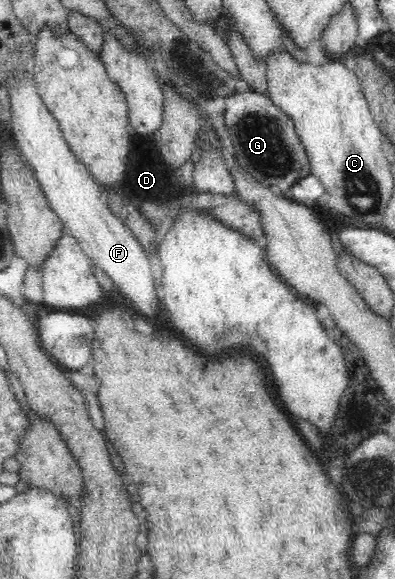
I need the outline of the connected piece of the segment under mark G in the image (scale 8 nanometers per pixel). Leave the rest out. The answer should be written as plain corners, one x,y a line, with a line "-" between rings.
244,91
235,93
225,99
225,126
230,133
230,143
232,143
234,155
237,163
245,171
252,174
252,177
267,188
271,185
278,185
286,194
288,189
310,175
310,160
306,155
306,150
295,132
294,122
279,107
276,107
266,93
257,91

